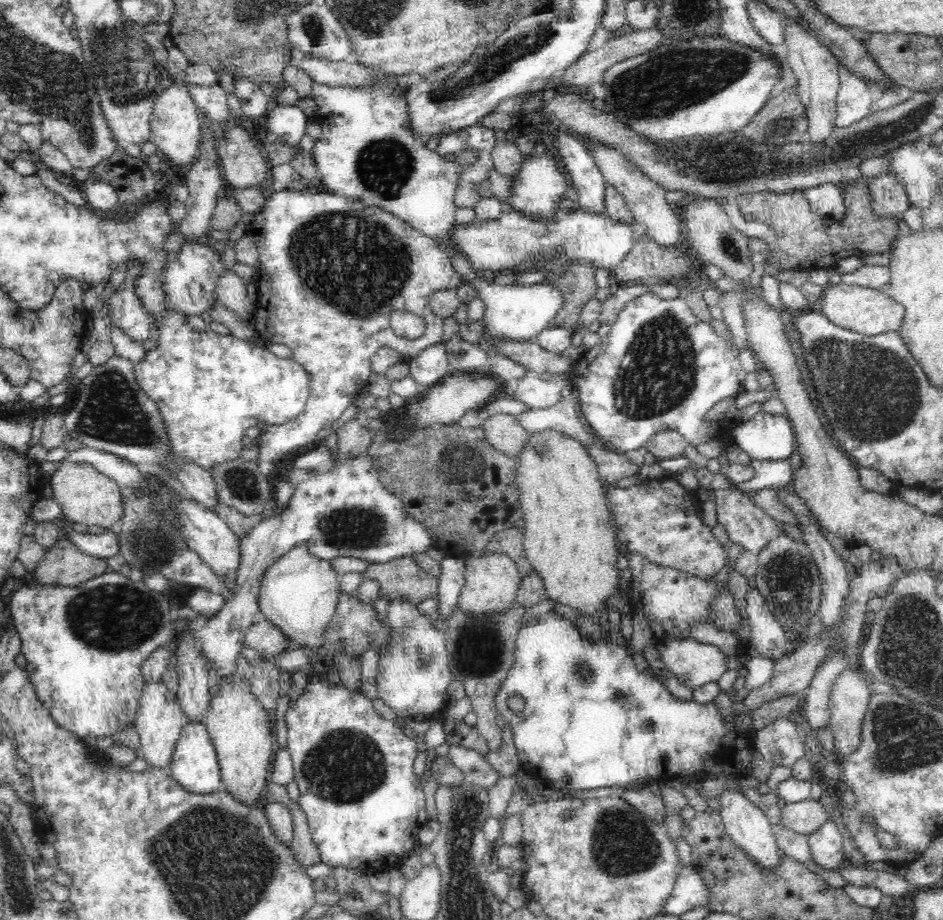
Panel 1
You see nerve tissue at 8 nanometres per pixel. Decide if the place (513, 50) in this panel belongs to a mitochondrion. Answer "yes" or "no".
yes

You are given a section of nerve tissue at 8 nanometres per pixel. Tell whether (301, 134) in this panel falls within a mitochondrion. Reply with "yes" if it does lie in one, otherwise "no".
no

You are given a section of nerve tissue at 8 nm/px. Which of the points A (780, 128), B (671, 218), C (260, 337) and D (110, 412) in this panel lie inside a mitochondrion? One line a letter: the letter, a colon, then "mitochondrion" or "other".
A: mitochondrion
B: other
C: other
D: mitochondrion

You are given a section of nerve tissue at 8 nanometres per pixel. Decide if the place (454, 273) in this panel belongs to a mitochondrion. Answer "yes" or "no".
no

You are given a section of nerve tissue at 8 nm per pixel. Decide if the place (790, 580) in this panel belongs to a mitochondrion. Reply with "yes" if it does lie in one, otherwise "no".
yes

